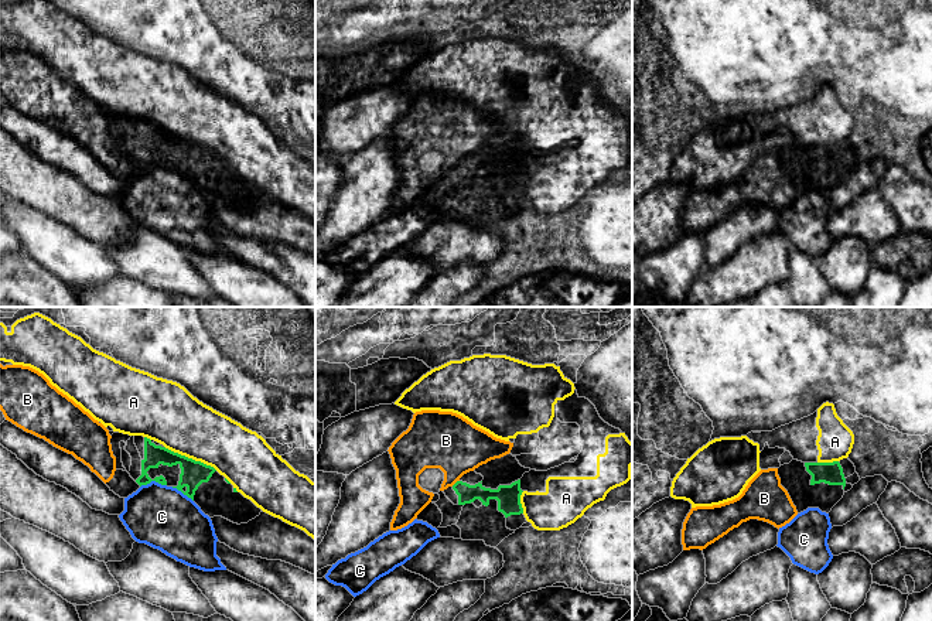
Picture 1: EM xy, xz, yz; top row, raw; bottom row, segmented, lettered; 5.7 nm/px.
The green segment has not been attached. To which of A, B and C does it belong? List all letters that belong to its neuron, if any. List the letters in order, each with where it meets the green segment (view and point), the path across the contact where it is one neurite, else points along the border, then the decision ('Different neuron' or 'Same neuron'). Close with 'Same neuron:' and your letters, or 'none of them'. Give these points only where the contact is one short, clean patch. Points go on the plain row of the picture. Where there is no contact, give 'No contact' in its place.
A: Touches green at xy (191, 142). Different neuron
B: Touches green at xz (456, 166). Boundary: xz (458, 163), (451, 169). Different neuron
C: Touches green at xy (153, 163). Boundary: xy (166, 167), (150, 164), (140, 170). Different neuron
Same neuron: none of them

